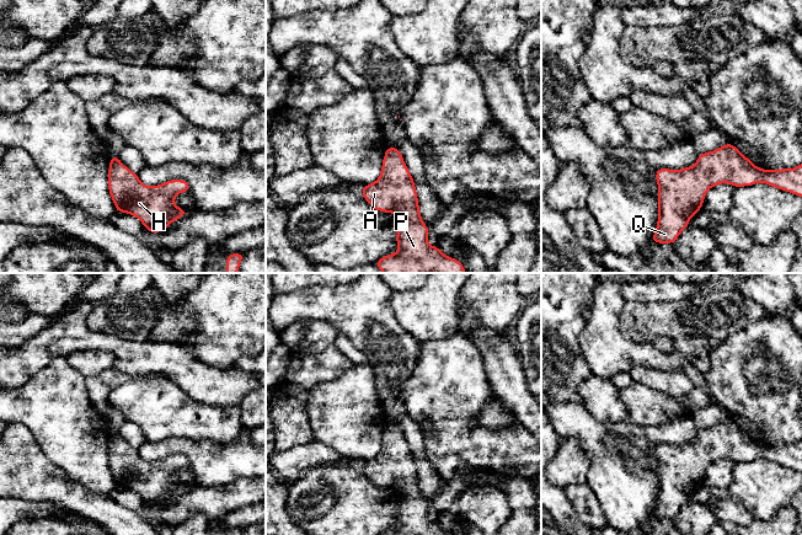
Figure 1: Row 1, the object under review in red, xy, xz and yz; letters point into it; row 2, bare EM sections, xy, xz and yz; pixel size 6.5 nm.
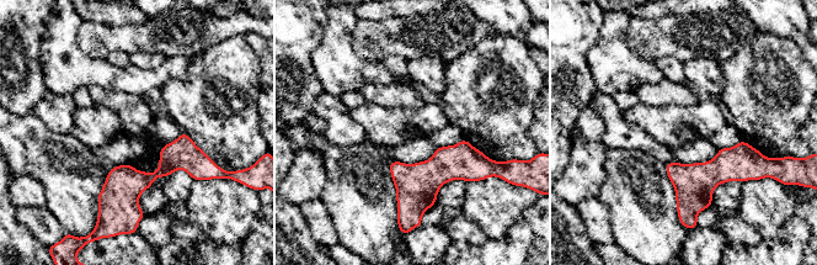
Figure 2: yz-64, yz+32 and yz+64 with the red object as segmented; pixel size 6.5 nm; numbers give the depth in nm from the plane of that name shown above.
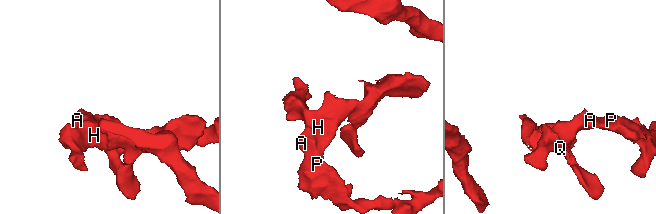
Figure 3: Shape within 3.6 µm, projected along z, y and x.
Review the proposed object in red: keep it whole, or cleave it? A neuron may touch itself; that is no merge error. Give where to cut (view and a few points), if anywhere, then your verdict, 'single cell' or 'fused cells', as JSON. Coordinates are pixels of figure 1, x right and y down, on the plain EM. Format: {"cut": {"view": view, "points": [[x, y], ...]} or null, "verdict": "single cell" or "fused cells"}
{"cut": null, "verdict": "single cell"}

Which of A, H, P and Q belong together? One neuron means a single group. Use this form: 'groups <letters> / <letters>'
groups A H P Q

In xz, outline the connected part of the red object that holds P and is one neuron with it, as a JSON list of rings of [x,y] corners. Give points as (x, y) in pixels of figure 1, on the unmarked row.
[[[386,423],[379,454],[363,461],[360,469],[375,486],[392,488],[400,496],[399,526],[380,535],[455,535],[428,519],[429,505],[419,488],[415,456],[399,424]]]

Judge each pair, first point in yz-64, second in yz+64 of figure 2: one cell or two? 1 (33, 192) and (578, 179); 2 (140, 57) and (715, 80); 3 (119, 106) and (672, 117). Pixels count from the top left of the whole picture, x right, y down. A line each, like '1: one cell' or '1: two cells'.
1: one cell
2: one cell
3: two cells

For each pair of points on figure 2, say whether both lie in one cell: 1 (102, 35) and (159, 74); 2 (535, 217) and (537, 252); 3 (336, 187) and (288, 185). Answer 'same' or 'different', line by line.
1: different
2: same
3: different

